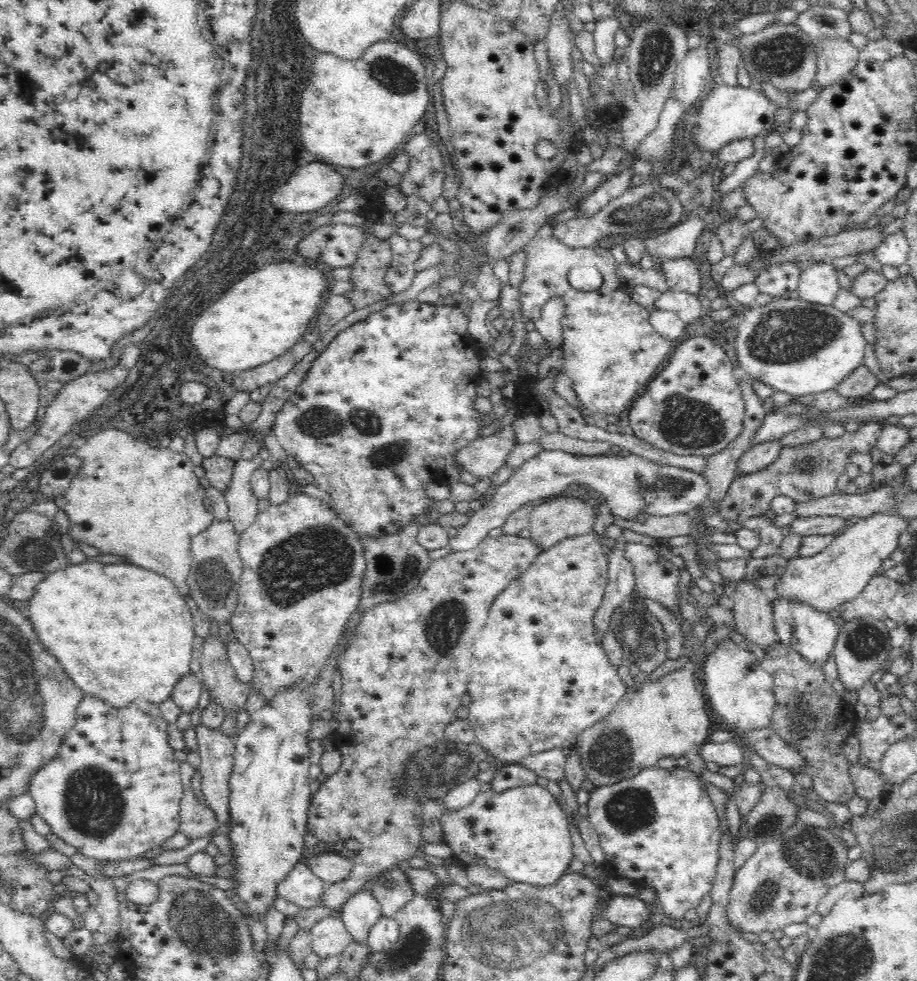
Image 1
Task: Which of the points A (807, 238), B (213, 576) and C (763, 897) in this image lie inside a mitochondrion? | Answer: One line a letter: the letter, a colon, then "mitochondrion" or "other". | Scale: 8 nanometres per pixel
A: other
B: mitochondrion
C: mitochondrion

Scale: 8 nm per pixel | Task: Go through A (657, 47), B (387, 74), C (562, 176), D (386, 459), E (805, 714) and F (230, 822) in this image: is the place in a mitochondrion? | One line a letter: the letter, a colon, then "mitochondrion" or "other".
A: mitochondrion
B: mitochondrion
C: other
D: mitochondrion
E: mitochondrion
F: other

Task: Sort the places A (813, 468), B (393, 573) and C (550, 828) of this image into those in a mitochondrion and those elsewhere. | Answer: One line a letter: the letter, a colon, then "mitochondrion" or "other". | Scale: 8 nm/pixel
A: mitochondrion
B: mitochondrion
C: other

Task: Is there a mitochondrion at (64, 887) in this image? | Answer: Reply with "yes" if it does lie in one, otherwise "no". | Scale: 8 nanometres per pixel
no

